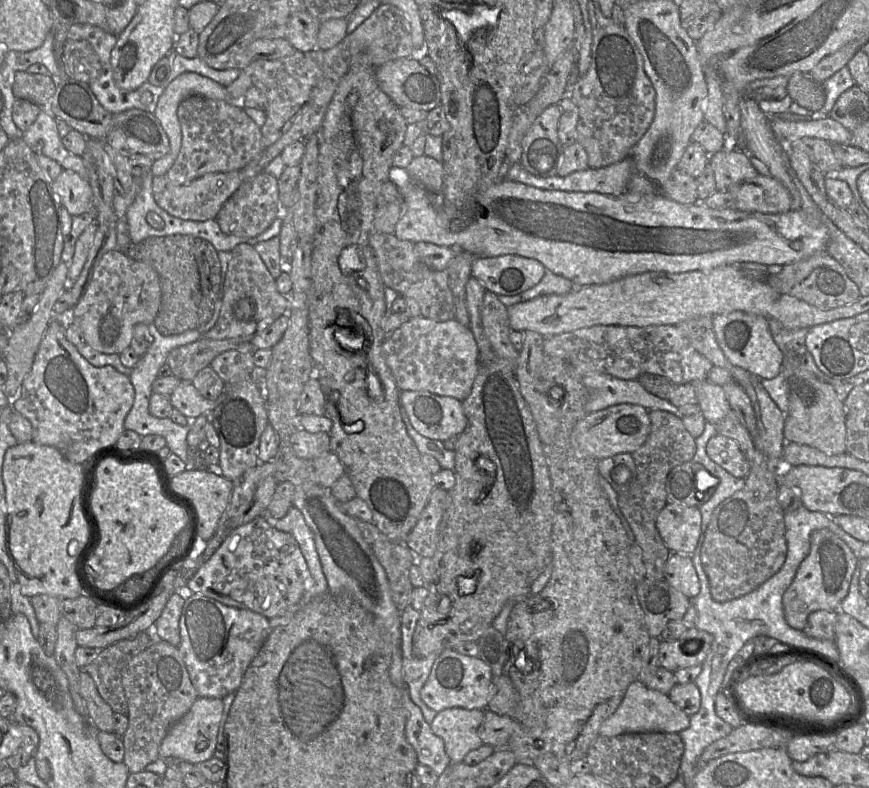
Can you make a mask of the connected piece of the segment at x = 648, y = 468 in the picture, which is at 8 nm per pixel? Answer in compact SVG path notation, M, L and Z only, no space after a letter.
M650 410L651 431L646 442L632 453L636 465L636 479L632 486L619 493L618 507L642 550L649 580L664 579L666 563L672 552L665 545L656 526L657 517L667 502L666 479L674 467L693 461L696 453L696 438L685 428L682 417L664 410Z

